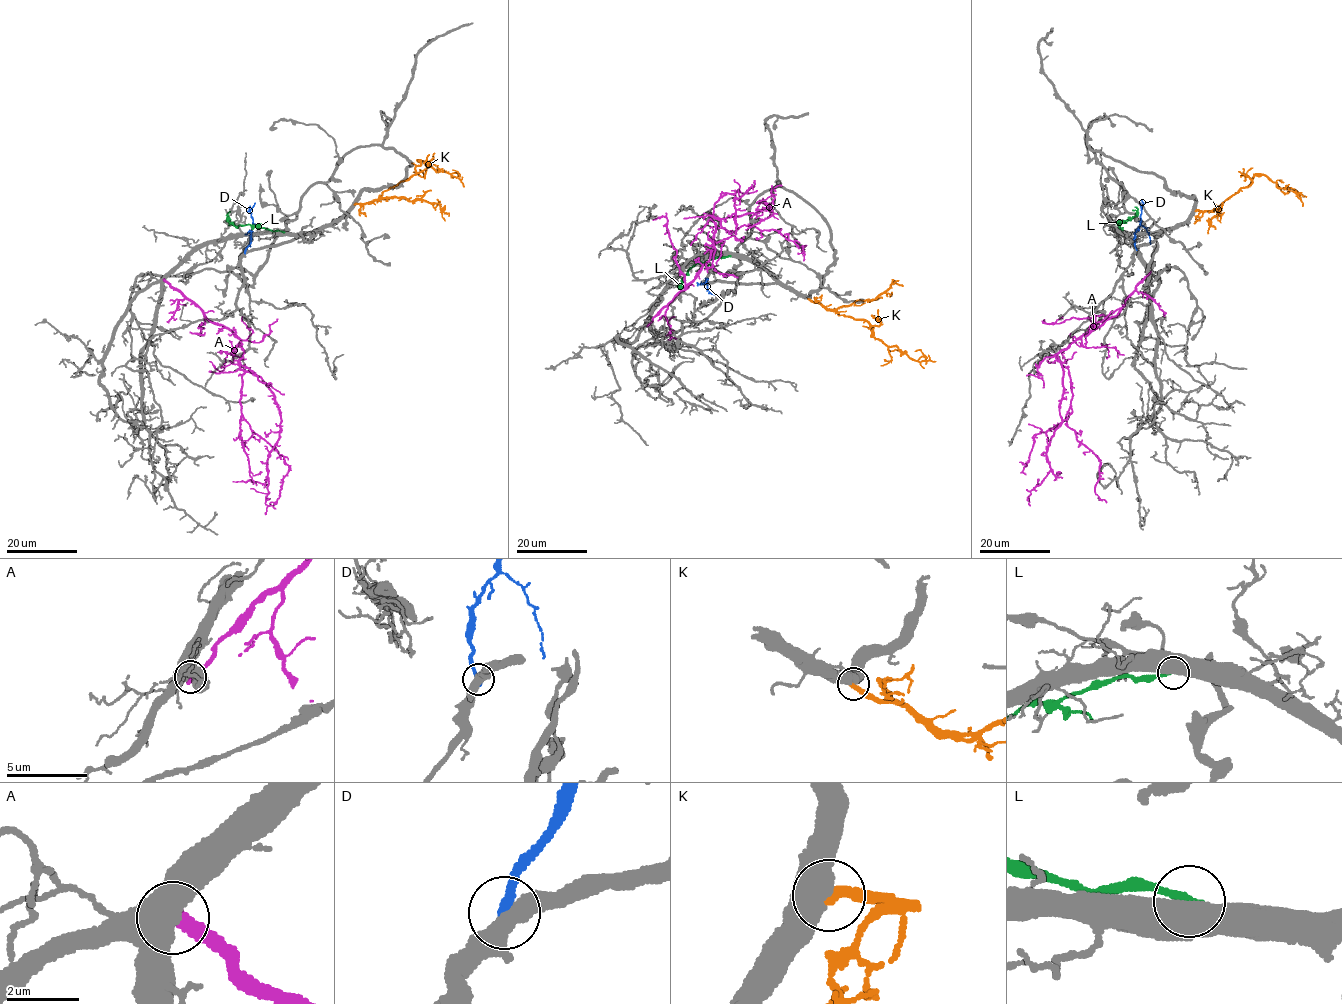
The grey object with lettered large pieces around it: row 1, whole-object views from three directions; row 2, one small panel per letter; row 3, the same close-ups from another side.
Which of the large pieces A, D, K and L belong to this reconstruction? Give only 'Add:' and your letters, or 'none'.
Add: K

